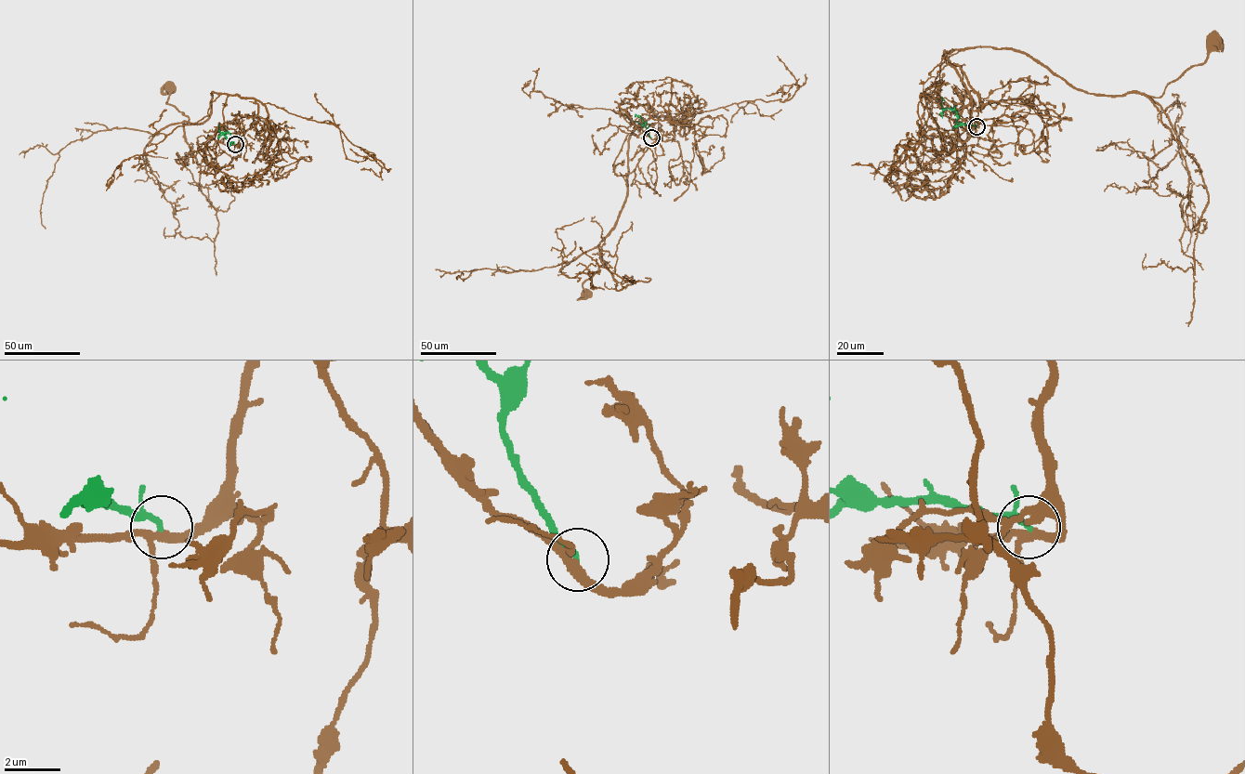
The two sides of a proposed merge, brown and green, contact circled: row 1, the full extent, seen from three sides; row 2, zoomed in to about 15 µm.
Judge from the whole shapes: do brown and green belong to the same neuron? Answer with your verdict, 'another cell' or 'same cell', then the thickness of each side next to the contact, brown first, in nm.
same cell | 260/160 nm

